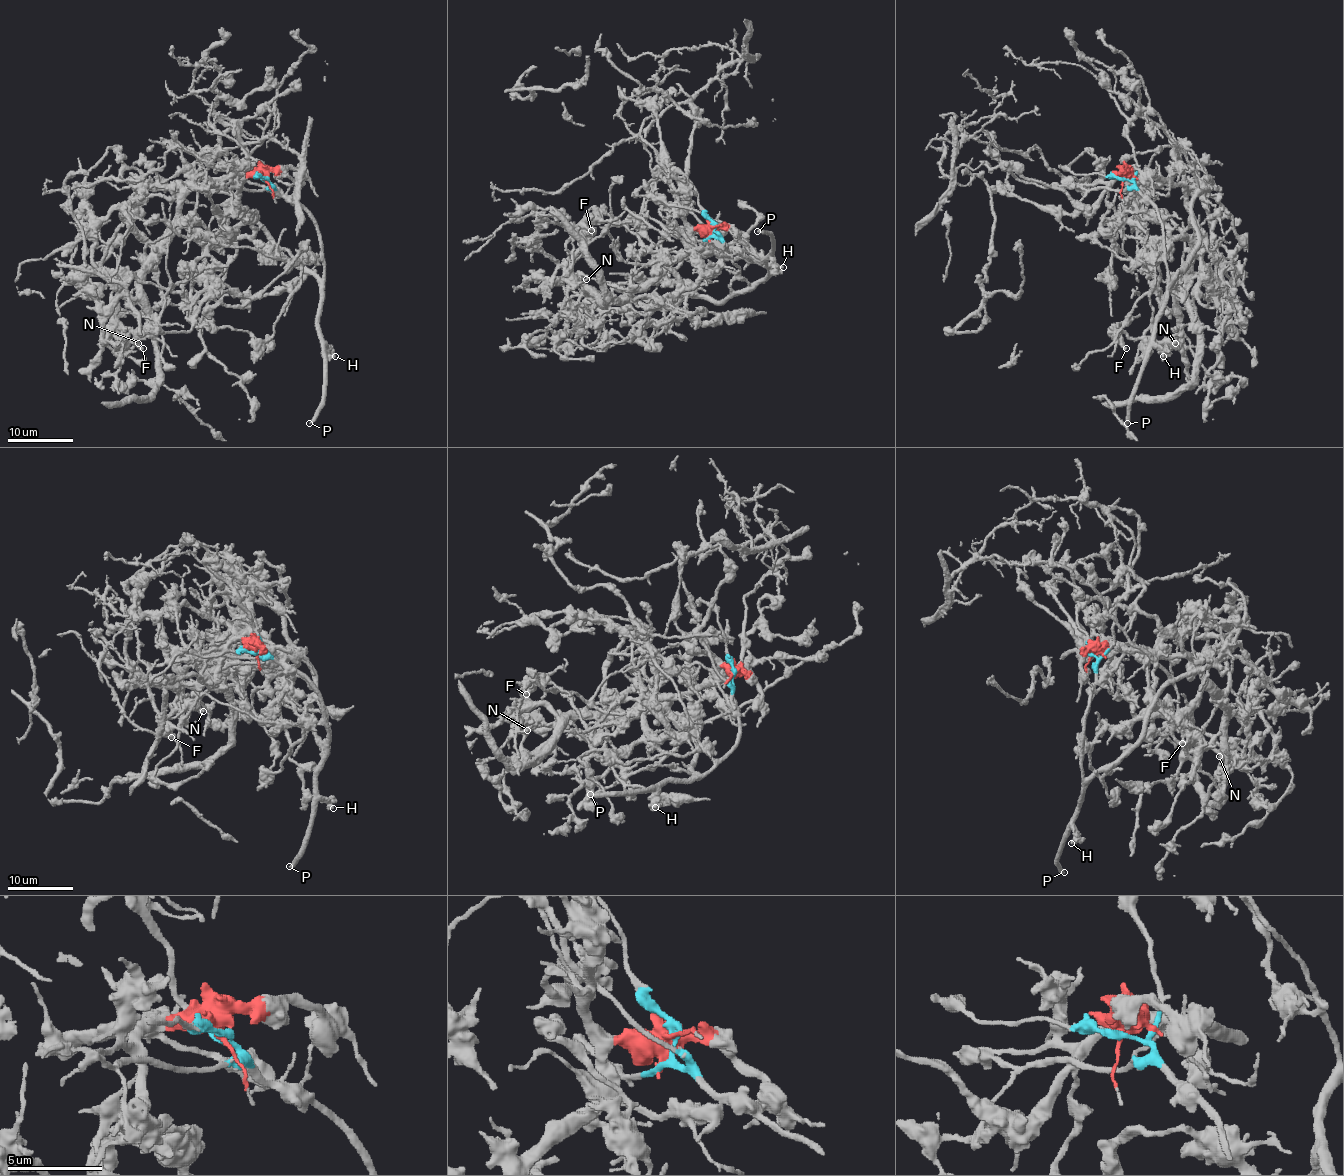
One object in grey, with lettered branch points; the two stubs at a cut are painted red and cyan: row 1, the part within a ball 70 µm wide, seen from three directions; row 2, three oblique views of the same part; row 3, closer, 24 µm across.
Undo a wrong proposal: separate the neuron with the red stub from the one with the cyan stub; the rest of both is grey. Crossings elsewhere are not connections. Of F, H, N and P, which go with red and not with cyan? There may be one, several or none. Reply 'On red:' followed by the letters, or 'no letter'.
On red: F, N

